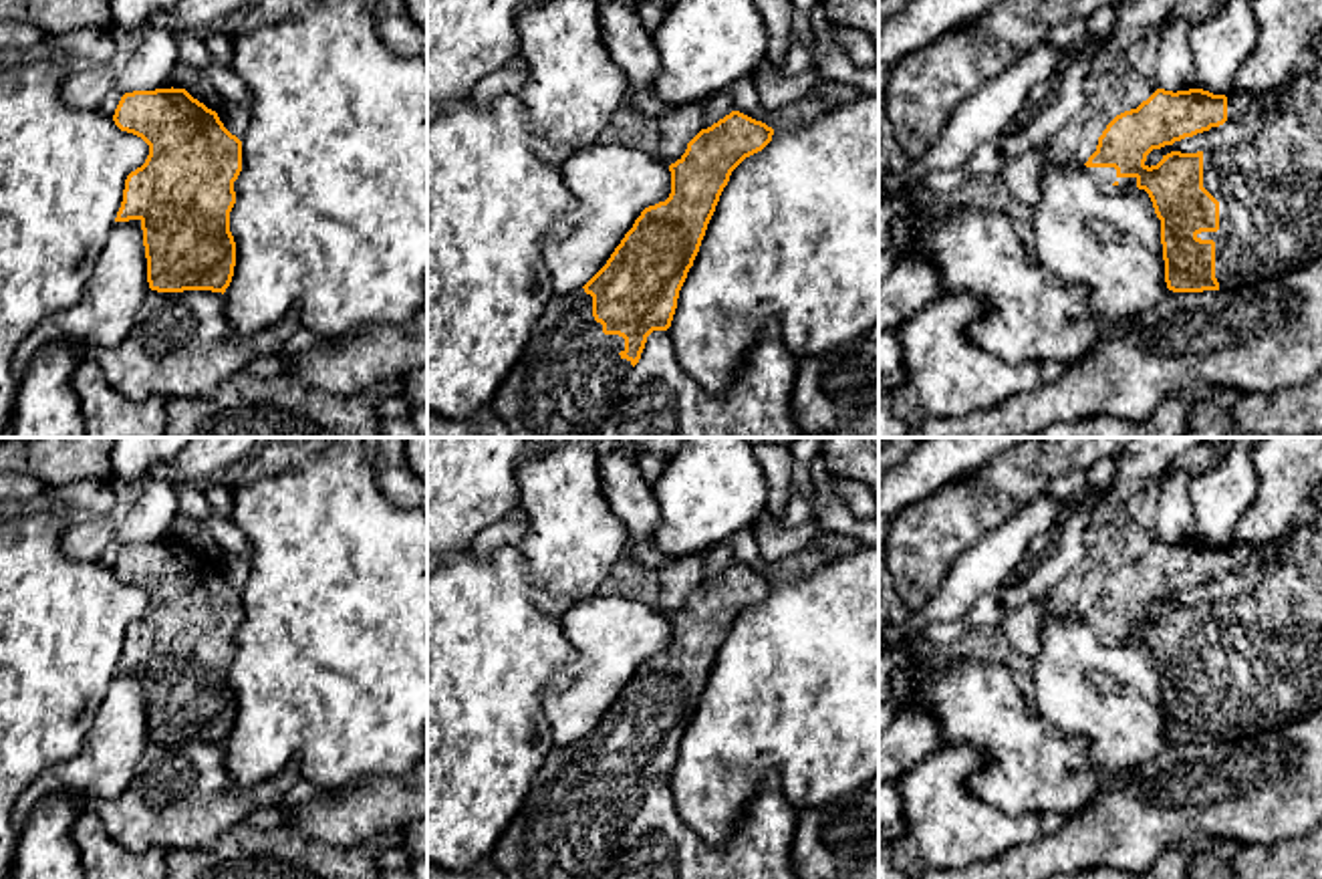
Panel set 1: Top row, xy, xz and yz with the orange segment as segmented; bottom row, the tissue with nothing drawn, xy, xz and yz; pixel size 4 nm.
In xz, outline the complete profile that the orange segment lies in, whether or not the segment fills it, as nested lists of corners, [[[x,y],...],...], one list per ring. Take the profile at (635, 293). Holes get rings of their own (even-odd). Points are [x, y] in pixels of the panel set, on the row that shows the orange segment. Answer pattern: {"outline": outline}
{"outline": [[[732,111],[701,129],[669,165],[671,194],[635,220],[607,264],[578,290],[554,296],[490,407],[512,437],[594,437],[623,377],[639,363],[647,337],[671,327],[679,290],[732,171],[772,141],[774,129]]]}

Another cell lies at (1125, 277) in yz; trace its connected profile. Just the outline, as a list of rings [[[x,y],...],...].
[[[1046,159],[1040,175],[1042,198],[1034,206],[1036,260],[1060,282],[1084,286],[1092,306],[1110,319],[1135,319],[1153,310],[1169,292],[1161,244],[1161,220],[1145,190],[1106,196],[1086,165]]]

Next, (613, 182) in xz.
[[[594,143],[560,167],[578,208],[544,242],[554,296],[582,288],[611,258],[635,220],[671,194],[669,165],[637,147]]]

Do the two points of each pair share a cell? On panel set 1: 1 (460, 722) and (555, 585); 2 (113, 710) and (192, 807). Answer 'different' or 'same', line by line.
1: different
2: different

